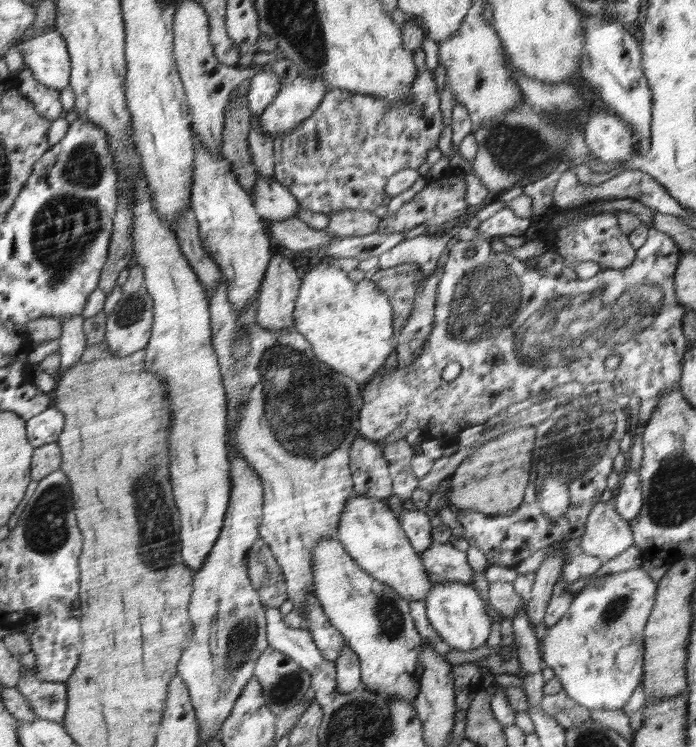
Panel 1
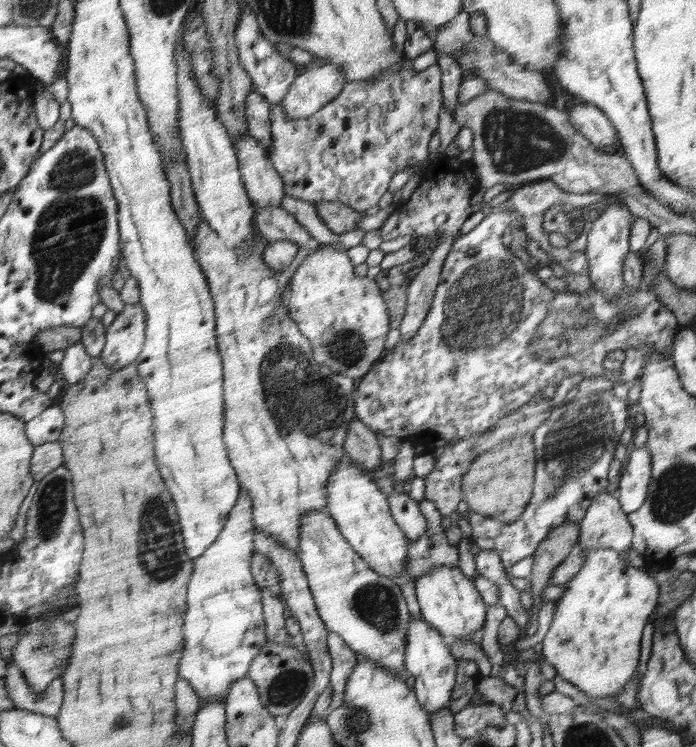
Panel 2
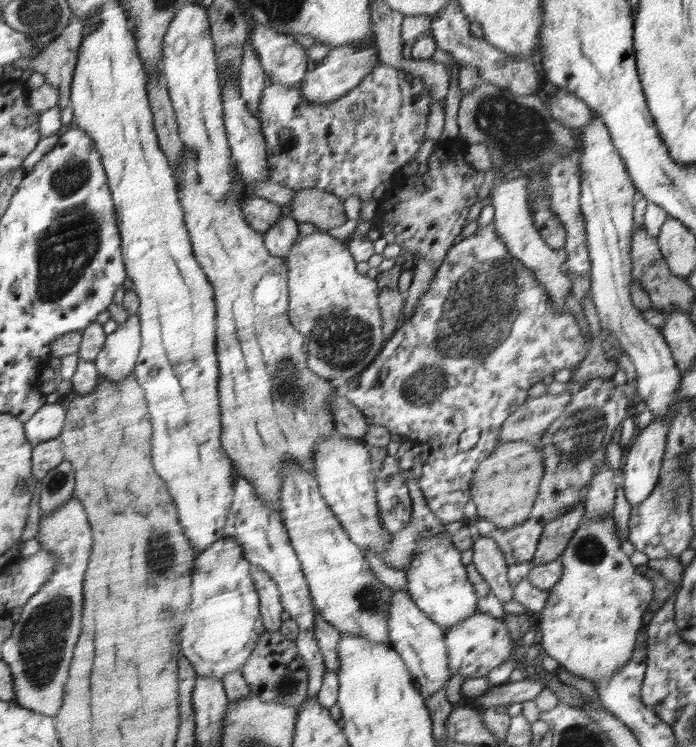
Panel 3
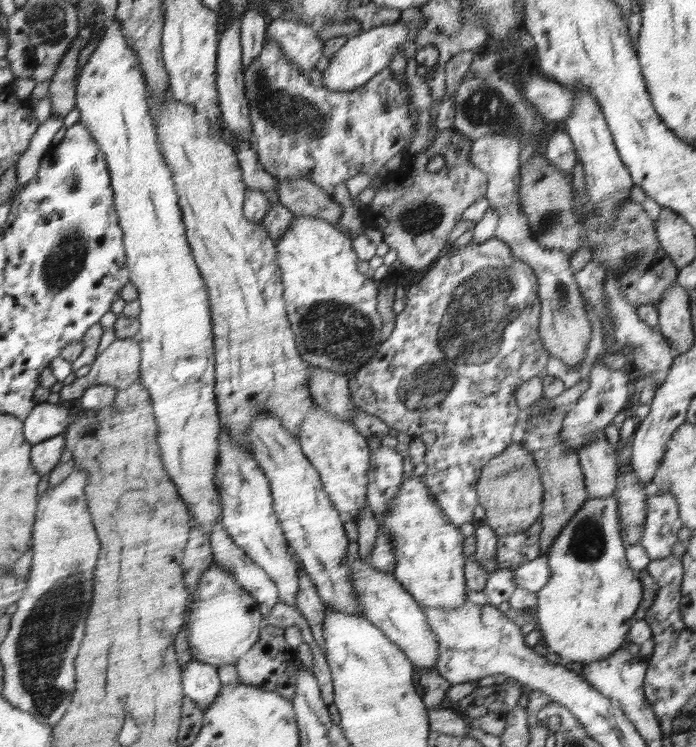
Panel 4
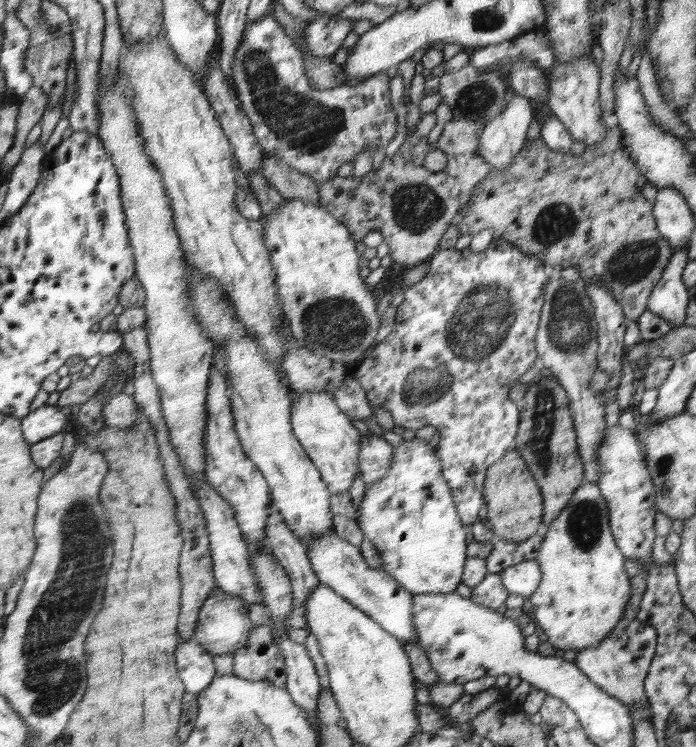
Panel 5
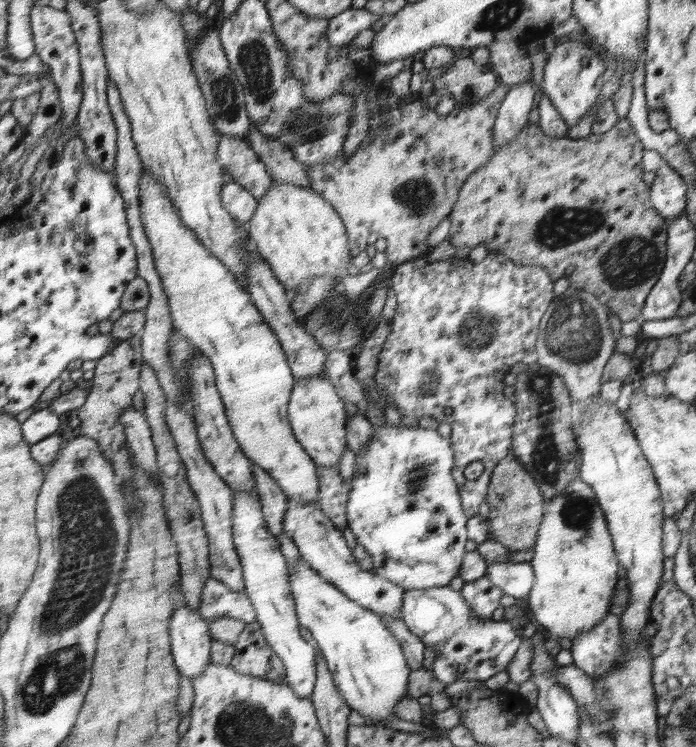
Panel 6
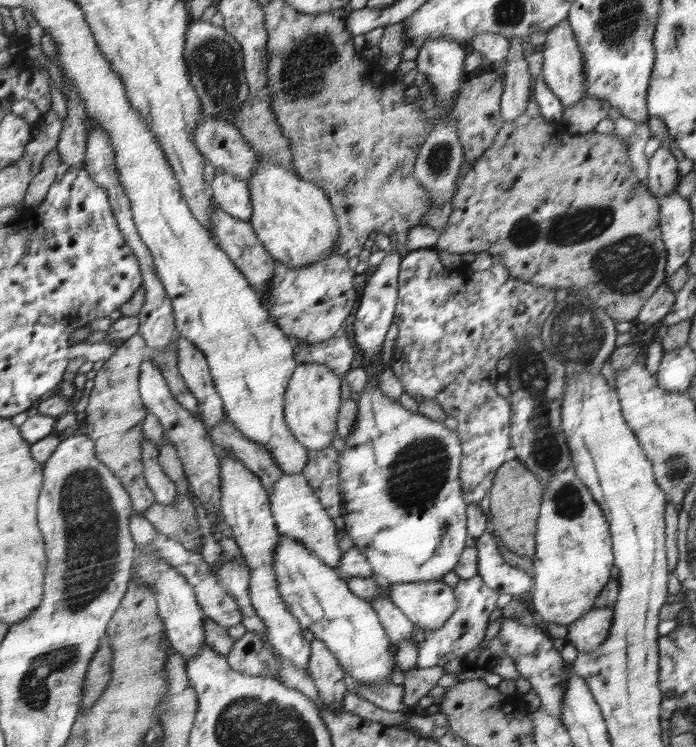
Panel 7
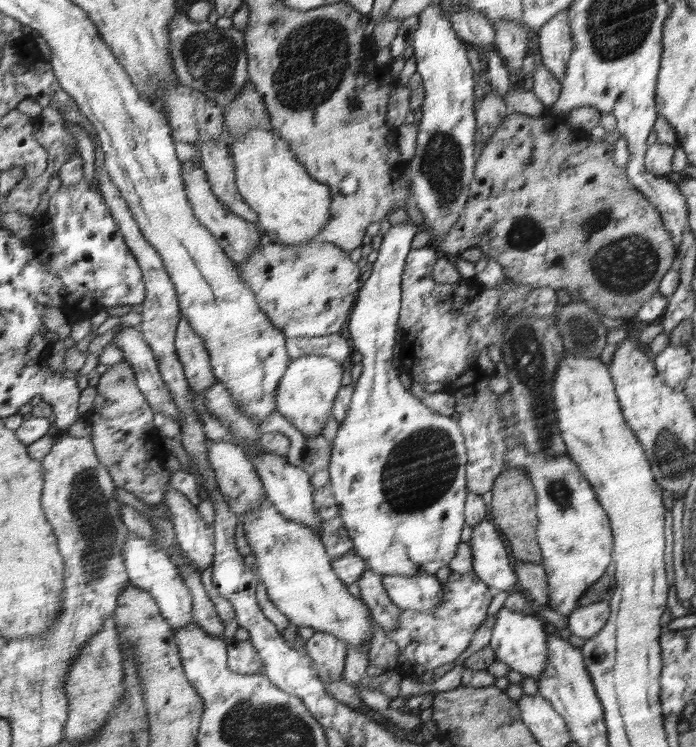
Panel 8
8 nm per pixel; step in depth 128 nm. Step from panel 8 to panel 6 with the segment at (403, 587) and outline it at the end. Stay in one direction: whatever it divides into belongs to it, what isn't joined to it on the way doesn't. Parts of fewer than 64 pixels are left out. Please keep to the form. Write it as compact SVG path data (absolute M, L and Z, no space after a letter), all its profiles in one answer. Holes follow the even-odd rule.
M449 585L429 589L405 589L401 616L406 627L412 634L420 638L424 646L434 645L436 648L436 660L432 664L432 673L446 685L458 682L458 680L486 681L488 678L492 678L494 674L498 674L498 670L502 672L508 666L508 662L512 660L512 656L516 654L516 650L522 642L516 636L516 632L512 630L510 622L506 620L494 622L491 618L482 620L475 613L472 613L463 594L450 588Z

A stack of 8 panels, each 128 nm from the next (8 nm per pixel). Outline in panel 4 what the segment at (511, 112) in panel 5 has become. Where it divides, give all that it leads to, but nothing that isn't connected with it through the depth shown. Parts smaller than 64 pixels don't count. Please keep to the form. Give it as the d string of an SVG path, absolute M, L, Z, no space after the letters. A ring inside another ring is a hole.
M492 132L474 141L471 160L490 177L485 198L499 216L493 236L507 242L516 257L535 269L539 281L539 298L542 301L539 332L540 337L543 338L543 348L547 349L552 357L574 368L581 364L587 355L592 326L586 317L582 293L570 270L570 256L560 252L560 249L542 248L532 238L528 218L520 210L518 199L520 199L521 186L519 172L521 152L521 141L514 133L502 135Z

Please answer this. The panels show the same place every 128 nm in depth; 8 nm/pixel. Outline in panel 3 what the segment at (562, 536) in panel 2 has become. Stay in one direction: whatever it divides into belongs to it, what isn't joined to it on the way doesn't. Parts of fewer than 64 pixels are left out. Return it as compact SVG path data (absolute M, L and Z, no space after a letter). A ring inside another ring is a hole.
M580 500L580 503L576 503L576 507L572 507L572 510L548 522L539 540L538 550L530 564L535 566L558 559L564 550L567 550L574 532L579 530L582 514L584 514L584 502Z

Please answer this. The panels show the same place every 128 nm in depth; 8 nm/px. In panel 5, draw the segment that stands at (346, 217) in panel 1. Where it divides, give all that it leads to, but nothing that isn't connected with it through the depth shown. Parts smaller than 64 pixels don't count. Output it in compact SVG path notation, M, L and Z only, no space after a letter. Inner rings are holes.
M263 153L262 162L263 177L282 198L298 197L315 205L320 204L320 183L311 176L298 172L290 165L282 164L280 157L266 157L266 153Z

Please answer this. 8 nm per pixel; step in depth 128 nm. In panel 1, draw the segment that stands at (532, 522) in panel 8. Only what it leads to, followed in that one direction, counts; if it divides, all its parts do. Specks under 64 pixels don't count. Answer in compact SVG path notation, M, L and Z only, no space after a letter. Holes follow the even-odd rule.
M533 426L517 427L480 446L474 454L464 459L450 476L452 482L449 504L452 508L506 516L522 506L529 484L528 470L531 467L535 436Z

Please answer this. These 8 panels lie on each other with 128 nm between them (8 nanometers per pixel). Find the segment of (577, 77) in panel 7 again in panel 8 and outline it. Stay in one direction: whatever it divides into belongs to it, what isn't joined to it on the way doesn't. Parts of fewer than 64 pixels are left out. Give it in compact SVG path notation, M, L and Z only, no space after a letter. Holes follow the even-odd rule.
M560 12L551 22L540 27L537 34L541 62L562 84L574 50L571 22L567 12Z

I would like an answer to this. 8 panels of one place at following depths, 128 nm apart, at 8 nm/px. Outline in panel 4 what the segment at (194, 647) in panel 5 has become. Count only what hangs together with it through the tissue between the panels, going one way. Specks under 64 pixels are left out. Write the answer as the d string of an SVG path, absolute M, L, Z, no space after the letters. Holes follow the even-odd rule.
M192 658L184 665L184 692L204 712L219 698L223 688L219 670L214 665Z

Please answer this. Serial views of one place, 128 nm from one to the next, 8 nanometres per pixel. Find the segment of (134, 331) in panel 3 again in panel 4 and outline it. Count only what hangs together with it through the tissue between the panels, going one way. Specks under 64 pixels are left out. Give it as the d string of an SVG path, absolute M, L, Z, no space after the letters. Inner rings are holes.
M137 338L114 340L92 364L92 370L82 379L66 384L60 390L61 403L80 399L92 385L109 385L125 390L142 376L142 348Z

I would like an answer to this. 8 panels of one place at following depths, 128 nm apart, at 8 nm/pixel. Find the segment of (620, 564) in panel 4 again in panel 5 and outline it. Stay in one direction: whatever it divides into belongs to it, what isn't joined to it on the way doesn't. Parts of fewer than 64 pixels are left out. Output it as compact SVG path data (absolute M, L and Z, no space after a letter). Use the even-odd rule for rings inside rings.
M585 483L582 488L579 488L574 493L567 510L561 512L559 518L556 518L551 526L545 528L544 533L542 550L535 558L539 562L543 578L538 590L529 596L534 606L539 633L543 640L550 642L554 648L564 651L578 652L603 642L614 632L618 622L624 616L624 607L630 599L630 586L628 586L628 574L624 572L622 550L615 540L614 533L610 532L607 504L597 484Z

